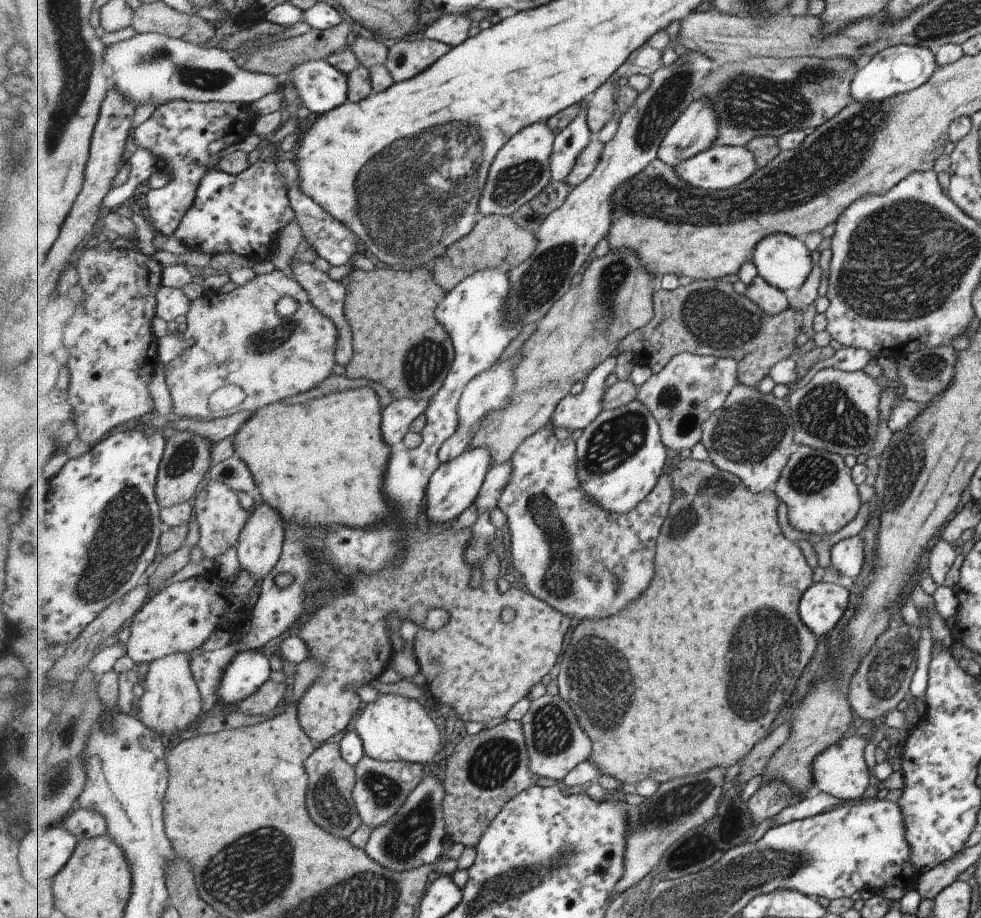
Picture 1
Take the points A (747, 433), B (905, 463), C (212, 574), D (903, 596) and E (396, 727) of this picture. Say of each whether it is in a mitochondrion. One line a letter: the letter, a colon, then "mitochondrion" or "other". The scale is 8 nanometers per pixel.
A: mitochondrion
B: mitochondrion
C: other
D: other
E: other

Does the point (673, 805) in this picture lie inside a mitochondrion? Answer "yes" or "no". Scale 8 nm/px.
yes

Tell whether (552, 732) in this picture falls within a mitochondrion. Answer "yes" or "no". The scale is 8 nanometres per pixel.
yes

